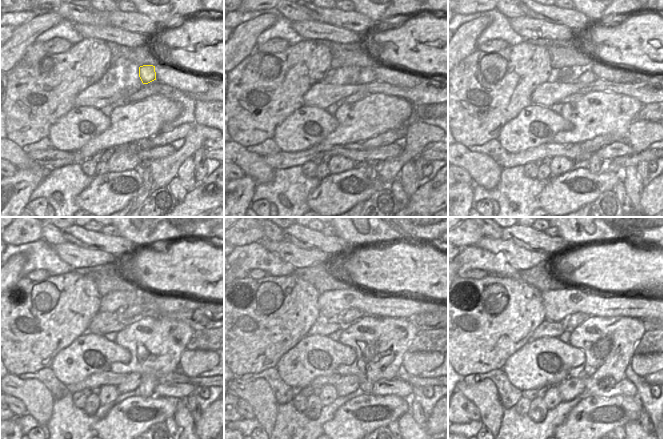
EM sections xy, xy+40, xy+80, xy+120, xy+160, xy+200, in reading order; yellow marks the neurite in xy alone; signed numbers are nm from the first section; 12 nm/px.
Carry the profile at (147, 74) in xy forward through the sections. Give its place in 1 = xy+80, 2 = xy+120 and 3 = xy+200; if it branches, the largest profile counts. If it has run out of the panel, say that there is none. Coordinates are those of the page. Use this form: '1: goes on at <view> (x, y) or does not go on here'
1: goes on at xy+80 (588, 76)
2: goes on at xy+120 (131, 311)
3: goes on at xy+200 (572, 321)

